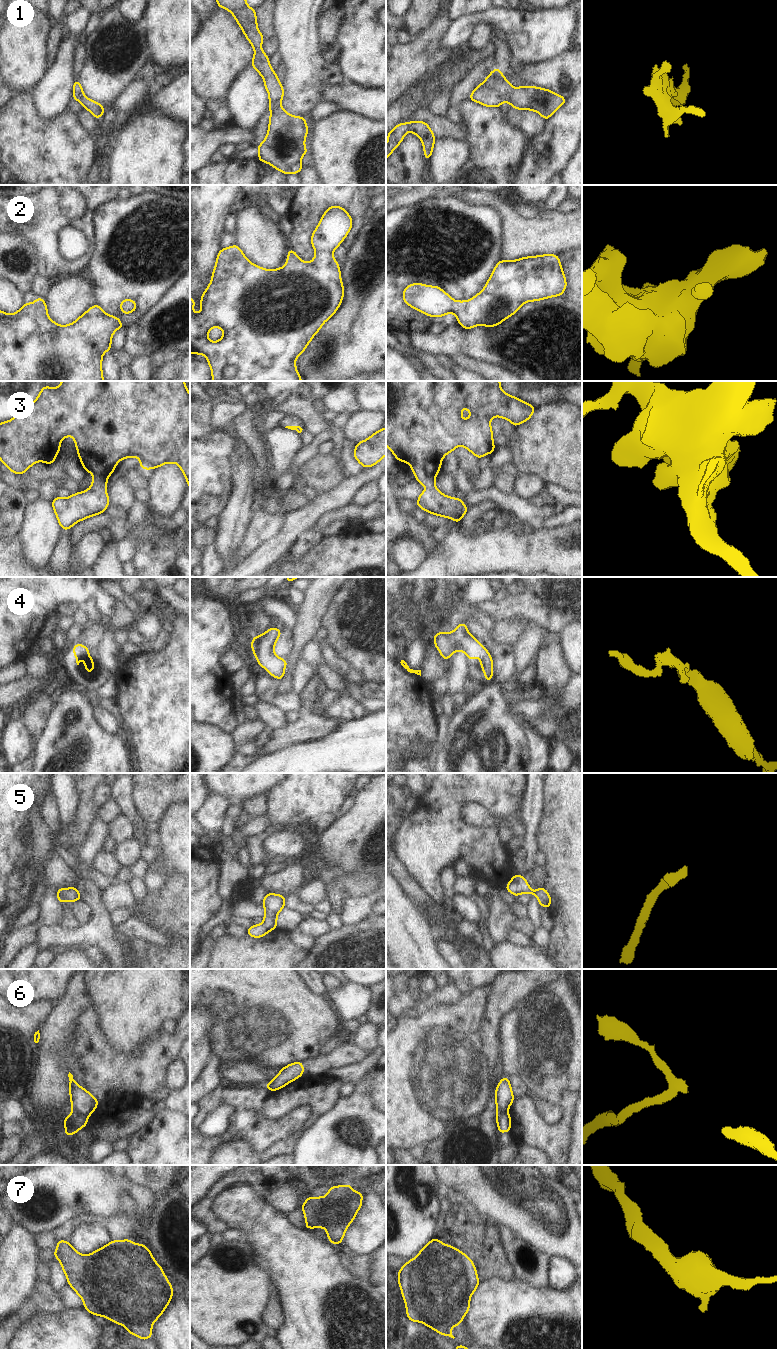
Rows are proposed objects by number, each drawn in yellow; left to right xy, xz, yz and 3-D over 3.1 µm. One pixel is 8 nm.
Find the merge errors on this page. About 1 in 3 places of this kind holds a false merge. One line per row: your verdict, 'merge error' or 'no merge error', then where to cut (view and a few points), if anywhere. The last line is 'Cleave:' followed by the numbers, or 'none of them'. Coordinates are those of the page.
1: no merge error; no cut
2: no merge error; no cut
3: no merge error; no cut
4: no merge error; no cut
5: no merge error; no cut
6: merge error; cut in xy along (73, 1110), (86, 1117)
7: no merge error; no cut
Cleave: 6

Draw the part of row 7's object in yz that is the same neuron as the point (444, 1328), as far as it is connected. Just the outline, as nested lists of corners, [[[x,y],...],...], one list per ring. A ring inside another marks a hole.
[[[435,1238],[430,1240],[414,1259],[407,1261],[398,1271],[398,1283],[406,1305],[408,1320],[422,1322],[437,1333],[454,1339],[451,1328],[461,1324],[470,1308],[470,1298],[480,1282],[473,1261],[466,1254]]]

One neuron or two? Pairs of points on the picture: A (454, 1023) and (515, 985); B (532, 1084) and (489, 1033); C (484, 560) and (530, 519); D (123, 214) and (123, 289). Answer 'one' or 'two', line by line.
A: two
B: two
C: two
D: one

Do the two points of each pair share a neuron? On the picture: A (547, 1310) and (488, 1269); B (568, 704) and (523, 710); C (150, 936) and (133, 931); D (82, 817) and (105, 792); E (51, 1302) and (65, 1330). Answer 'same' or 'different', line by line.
A: different
B: same
C: same
D: different
E: different

